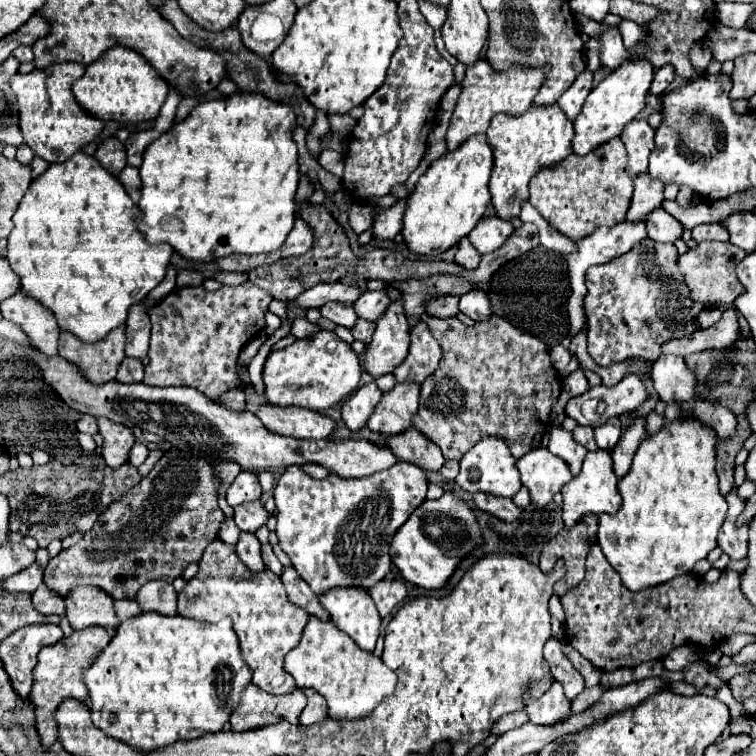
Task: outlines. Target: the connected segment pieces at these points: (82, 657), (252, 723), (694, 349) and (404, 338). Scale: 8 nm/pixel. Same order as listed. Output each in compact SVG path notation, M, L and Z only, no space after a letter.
M86 627L84 631L72 631L70 637L62 637L56 641L52 647L44 647L38 655L38 665L34 669L34 685L30 699L36 705L36 723L38 723L38 733L44 743L44 747L50 747L56 741L56 707L68 697L86 701L88 689L82 683L82 669L90 667L96 655L108 645L112 639L112 631L104 627Z
M254 683L244 687L244 695L236 711L230 715L232 731L248 731L256 727L264 727L276 723L280 717L288 719L290 723L298 723L298 715L306 707L304 689L296 689L288 695L268 695L260 691Z
M726 309L722 319L708 327L708 329L698 329L692 333L692 337L684 339L670 339L664 343L662 353L672 353L672 355L688 355L688 353L698 353L704 349L726 349L732 347L732 343L738 337L738 319L734 309Z
M400 293L400 297L392 301L386 313L376 321L376 331L368 345L364 363L370 375L378 377L384 373L392 373L394 367L404 361L410 345L408 331L410 325L404 315L404 299Z

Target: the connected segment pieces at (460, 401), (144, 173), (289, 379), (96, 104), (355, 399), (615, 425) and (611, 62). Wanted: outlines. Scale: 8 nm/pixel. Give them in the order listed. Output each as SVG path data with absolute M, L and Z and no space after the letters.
M490 315L486 321L476 321L472 327L464 325L456 317L430 317L428 327L442 347L442 359L432 377L422 383L420 409L412 419L414 427L442 449L444 459L460 461L482 437L488 435L504 437L516 459L532 451L534 437L538 433L548 433L550 429L550 413L562 389L560 375L550 363L548 347L540 339L524 335L520 329L496 315Z
M240 91L234 93L226 99L214 99L214 101L204 101L192 109L192 113L176 121L168 133L152 141L146 151L144 151L144 163L140 165L140 177L142 177L142 199L138 203L140 211L144 213L142 221L138 223L138 229L146 235L148 243L170 243L174 251L182 253L184 257L192 261L212 261L222 255L230 253L270 253L282 247L286 241L288 233L292 231L292 223L296 219L296 189L298 189L298 179L300 179L300 165L298 165L298 147L296 141L292 139L292 133L296 129L296 115L294 109L288 107L288 103L276 103L274 99L268 99L266 95L260 93L248 93Z
M320 329L318 333L296 339L292 345L272 351L264 363L266 397L272 405L298 405L314 411L322 411L350 395L360 383L362 365L354 349L342 341L334 331Z
M110 47L100 59L86 67L86 73L74 83L72 93L76 101L94 117L104 121L122 121L122 123L138 123L150 121L158 115L166 95L168 83L156 73L156 69L142 59L138 51L130 47Z
M372 381L368 385L362 385L356 393L352 393L344 403L342 403L342 419L344 423L352 429L358 431L360 427L366 425L370 413L374 411L376 403L380 401L382 391L378 389L378 385Z
M610 419L608 423L596 427L596 429L594 429L594 435L596 435L596 443L598 443L598 447L610 451L610 449L618 443L618 439L620 439L620 435L622 435L620 419Z
M586 17L582 19L576 19L576 25L579 30L588 35L594 35L600 43L600 61L602 65L606 67L618 67L624 59L626 59L626 49L622 45L622 35L618 31L616 25L604 25L604 23L596 23L596 21L590 21Z

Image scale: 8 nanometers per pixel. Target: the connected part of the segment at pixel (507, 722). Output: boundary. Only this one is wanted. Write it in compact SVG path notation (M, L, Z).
M522 711L504 715L494 724L491 734L500 736L505 732L518 728L527 722L528 717L525 713L522 713Z

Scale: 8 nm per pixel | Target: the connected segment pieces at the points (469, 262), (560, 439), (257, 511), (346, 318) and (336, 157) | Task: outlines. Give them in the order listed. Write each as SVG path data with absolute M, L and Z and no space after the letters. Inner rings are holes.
M464 237L460 243L458 243L458 251L456 251L456 259L454 259L458 265L464 265L468 269L476 267L480 263L480 253L472 247L472 243Z
M552 425L548 449L550 449L554 455L562 457L562 459L568 463L568 467L572 469L574 475L580 473L582 461L584 461L584 457L586 457L586 453L588 453L580 443L574 441L572 433L566 431L562 425Z
M260 501L242 503L240 507L234 507L234 521L242 531L256 531L260 525L268 521L268 511Z
M326 303L322 309L320 309L322 317L334 321L336 325L344 325L344 327L354 327L356 325L356 313L354 313L354 307L348 303Z
M324 149L322 155L318 157L318 163L320 163L326 171L334 173L336 177L342 177L342 169L344 169L344 155L342 155L340 151Z

